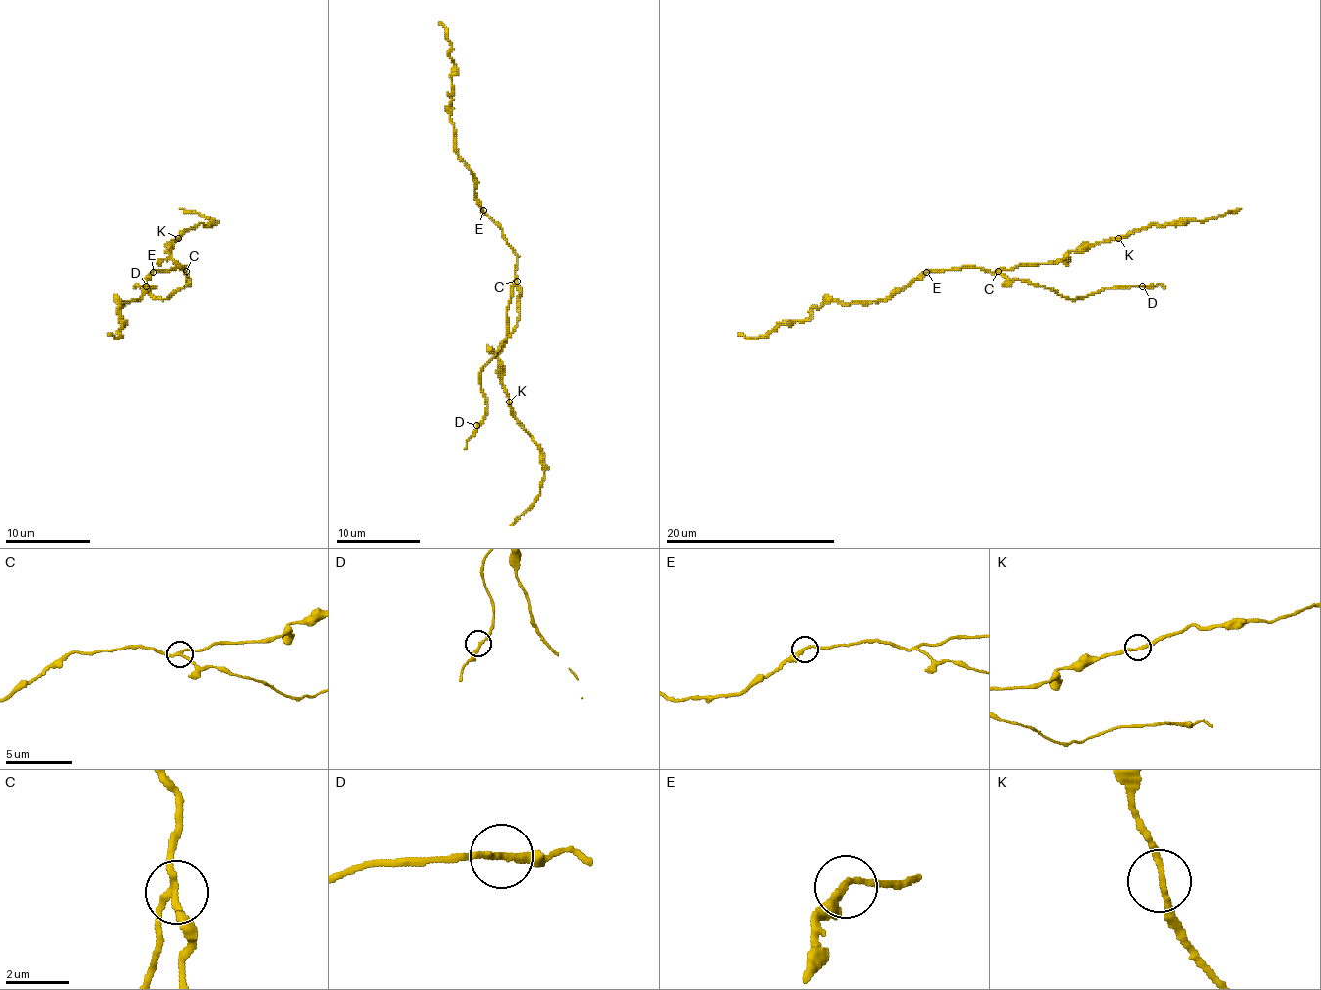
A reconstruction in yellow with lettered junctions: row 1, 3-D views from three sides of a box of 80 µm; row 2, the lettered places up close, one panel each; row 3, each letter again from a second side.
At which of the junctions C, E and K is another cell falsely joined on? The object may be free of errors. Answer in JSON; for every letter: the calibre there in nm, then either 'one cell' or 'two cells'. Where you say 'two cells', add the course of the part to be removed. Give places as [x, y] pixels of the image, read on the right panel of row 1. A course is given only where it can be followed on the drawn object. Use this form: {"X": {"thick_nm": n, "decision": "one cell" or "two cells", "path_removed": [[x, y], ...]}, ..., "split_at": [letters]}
{"C": {"thick_nm": 180, "decision": "two cells", "path_removed": [[998, 272], [1011, 279], [1037, 284], [1070, 299], [1131, 286], [1159, 284], [1165, 288]]}, "E": {"thick_nm": 190, "decision": "one cell"}, "K": {"thick_nm": 190, "decision": "one cell"}, "split_at": ["C"]}

